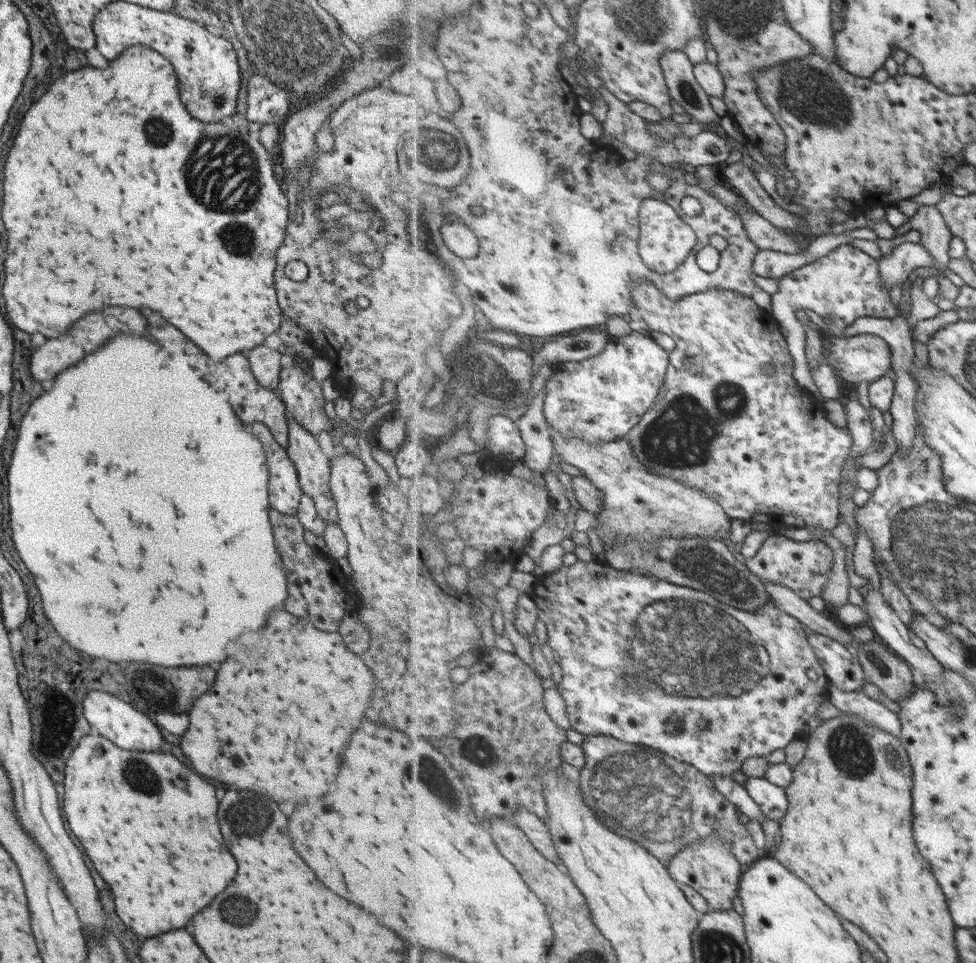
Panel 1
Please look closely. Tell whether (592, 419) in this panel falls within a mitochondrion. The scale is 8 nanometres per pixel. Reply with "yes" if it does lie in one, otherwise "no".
yes

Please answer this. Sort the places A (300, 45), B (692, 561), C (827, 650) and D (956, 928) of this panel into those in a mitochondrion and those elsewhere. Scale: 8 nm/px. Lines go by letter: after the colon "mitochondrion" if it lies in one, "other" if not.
A: mitochondrion
B: mitochondrion
C: other
D: other

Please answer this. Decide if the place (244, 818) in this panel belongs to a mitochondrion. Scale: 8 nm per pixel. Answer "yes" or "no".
yes

